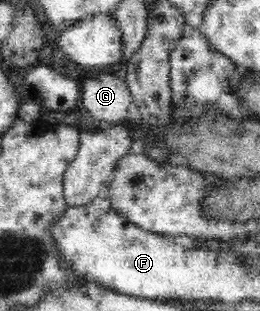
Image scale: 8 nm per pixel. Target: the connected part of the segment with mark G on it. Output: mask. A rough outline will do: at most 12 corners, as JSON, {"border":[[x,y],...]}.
{"border":[[97,72],[82,82],[82,106],[105,124],[133,108],[125,80]]}

